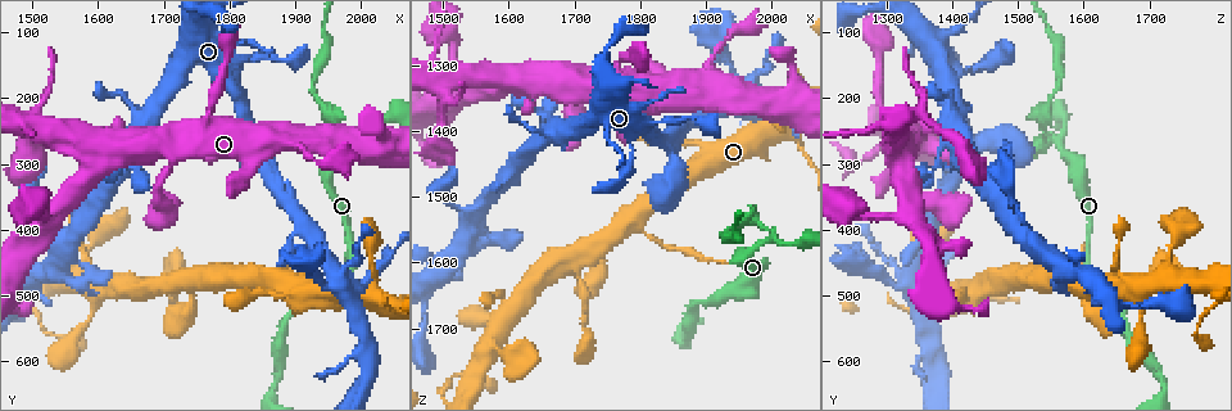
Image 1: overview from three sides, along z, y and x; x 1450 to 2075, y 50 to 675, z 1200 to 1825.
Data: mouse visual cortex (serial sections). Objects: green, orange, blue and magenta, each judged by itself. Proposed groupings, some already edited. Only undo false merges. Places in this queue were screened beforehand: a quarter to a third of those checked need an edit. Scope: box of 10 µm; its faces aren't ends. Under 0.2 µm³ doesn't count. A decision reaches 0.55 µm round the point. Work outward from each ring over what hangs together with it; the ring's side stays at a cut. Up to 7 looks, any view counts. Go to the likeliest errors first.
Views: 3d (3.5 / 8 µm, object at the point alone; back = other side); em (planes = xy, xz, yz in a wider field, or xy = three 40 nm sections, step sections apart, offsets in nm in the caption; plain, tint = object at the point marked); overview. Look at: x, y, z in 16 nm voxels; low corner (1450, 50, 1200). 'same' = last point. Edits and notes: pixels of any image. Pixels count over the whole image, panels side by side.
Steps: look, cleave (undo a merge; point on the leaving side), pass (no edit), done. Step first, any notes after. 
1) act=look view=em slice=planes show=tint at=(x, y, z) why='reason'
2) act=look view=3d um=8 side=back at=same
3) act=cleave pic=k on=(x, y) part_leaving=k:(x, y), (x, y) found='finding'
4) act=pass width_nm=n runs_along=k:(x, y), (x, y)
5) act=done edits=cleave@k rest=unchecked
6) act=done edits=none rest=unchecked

act=look view=3d um=8 side=back at=(1995, 265, 1565)

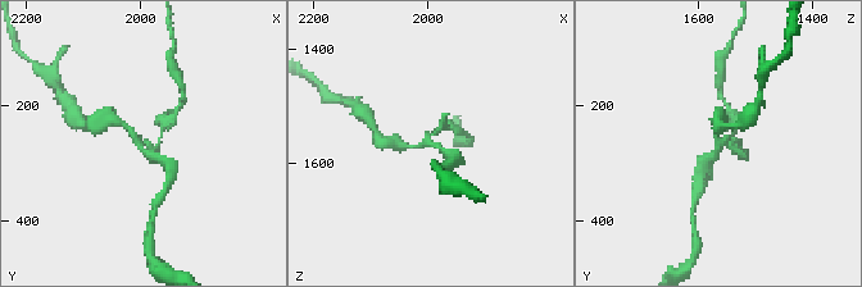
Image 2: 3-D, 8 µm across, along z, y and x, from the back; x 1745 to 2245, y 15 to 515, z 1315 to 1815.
act=look view=3d um=3.5 at=same why='closer look'

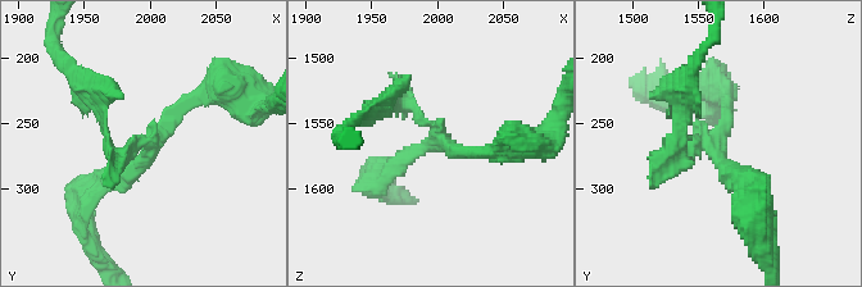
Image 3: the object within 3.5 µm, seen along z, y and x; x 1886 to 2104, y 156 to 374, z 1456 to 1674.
act=cleave pic=3 on=(683, 136) arm_widths_nm=150,150,250 part_leaving=3:(699, 142), (680, 154), (686, 87) found='a second cell is stuck on'

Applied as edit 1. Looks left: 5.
act=look view=3d um=3.5 at=(1955, 485, 1330) why='four arms meet'

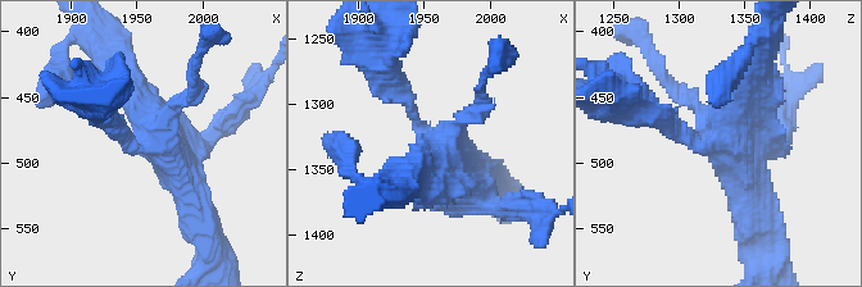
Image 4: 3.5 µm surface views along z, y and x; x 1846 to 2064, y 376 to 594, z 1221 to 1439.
act=look view=em slice=xy step=2 show=tint at=(1954, 486, 1330)

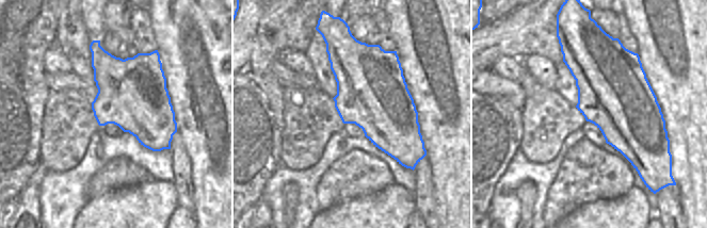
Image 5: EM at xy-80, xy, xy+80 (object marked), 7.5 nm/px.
act=pass found='continuous, no second cell'

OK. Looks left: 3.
act=look view=em slice=xy step=2 show=tint at=(1500, 230, 1330) why='four arms meet'

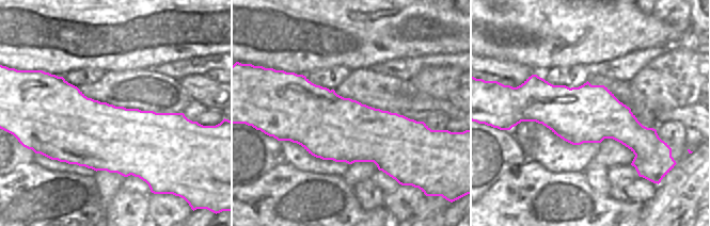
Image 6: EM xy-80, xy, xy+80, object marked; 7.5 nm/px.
act=look view=3d um=3.5 at=same why='wider look'

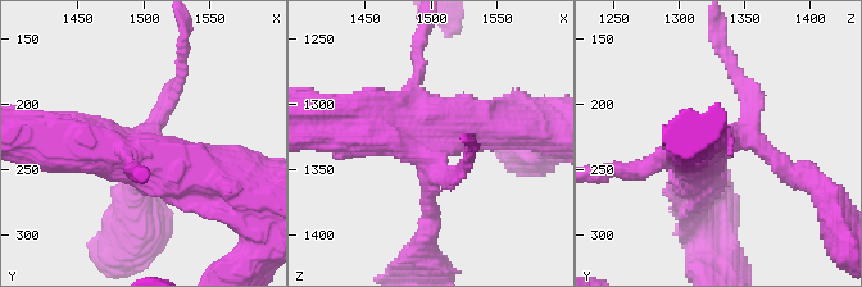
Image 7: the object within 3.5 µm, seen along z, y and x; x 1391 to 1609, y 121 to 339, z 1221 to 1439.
act=cleave pic=7 on=(169, 90) part_leaving=7:(745, 137), (819, 185), (831, 208) found='a second cell is stuck on'

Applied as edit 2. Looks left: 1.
act=done edits=cleave@3,cleave@7 rest=unchecked

